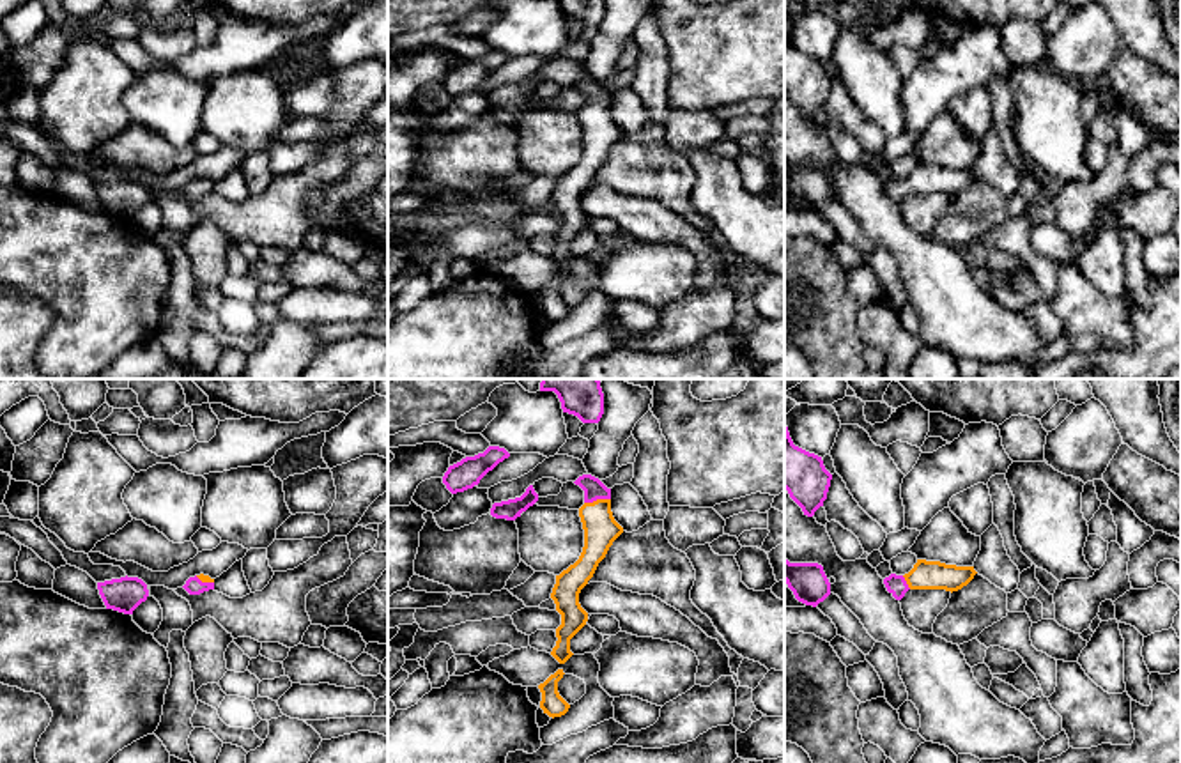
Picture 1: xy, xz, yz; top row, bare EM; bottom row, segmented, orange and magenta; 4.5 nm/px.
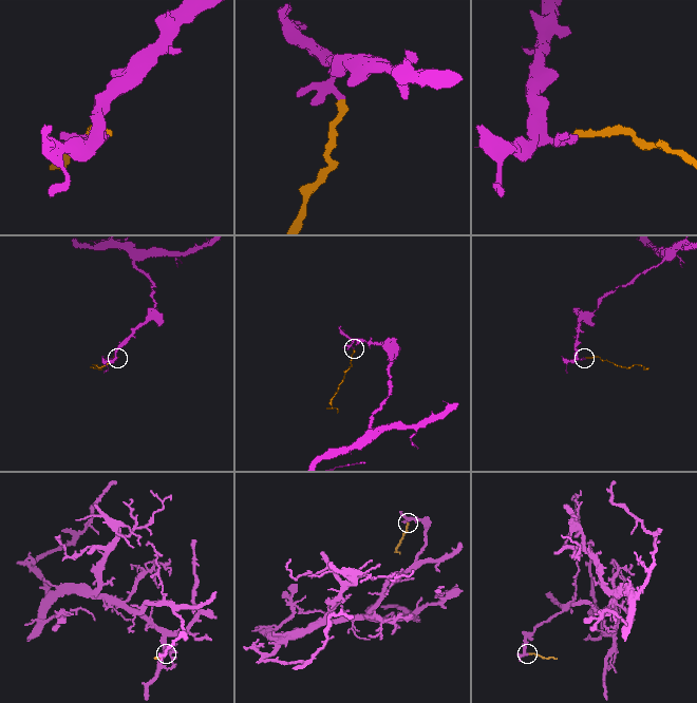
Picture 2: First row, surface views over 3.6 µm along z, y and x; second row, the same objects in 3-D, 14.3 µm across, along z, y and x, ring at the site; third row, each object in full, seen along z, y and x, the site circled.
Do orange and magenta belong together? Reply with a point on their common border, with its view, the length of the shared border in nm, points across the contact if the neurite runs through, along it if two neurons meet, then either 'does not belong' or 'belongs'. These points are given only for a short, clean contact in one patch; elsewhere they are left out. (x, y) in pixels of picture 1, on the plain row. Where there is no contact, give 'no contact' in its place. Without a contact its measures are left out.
xz (597, 103) | 120 nm | belongs

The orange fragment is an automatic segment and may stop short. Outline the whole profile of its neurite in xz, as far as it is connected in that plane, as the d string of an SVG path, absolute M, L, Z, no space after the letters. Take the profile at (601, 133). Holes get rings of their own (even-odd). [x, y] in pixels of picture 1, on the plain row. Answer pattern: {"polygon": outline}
{"polygon": "M583 78L574 87L584 94L584 108L579 112L584 150L579 163L556 179L551 197L556 214L561 218L561 228L556 232L558 244L551 255L560 267L574 258L570 243L588 225L588 216L579 207L579 197L593 181L613 145L623 136L611 115L611 92L591 78Z"}

